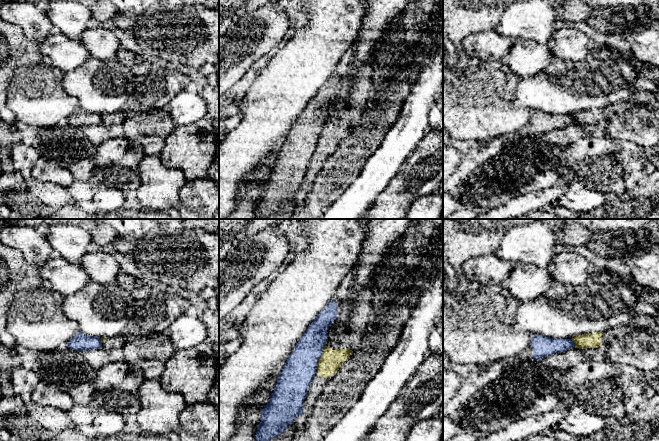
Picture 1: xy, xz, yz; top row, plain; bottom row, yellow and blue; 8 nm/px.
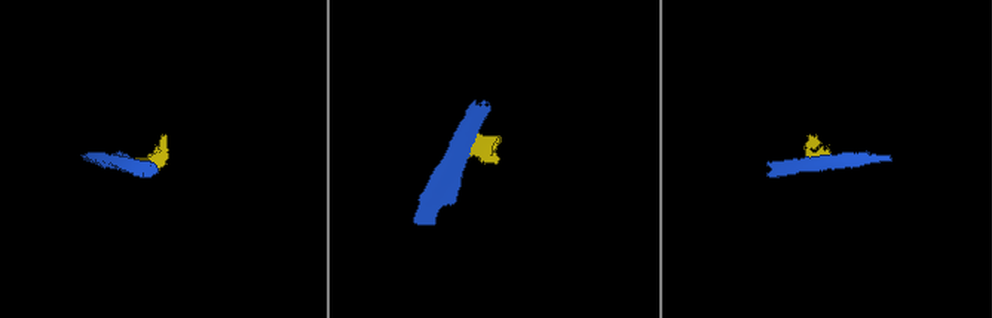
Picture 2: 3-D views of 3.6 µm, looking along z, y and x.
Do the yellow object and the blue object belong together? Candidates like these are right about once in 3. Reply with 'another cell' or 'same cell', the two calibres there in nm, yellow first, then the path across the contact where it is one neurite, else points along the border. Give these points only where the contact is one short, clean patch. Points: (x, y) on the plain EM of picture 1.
another cell; 170 nm thick on the yellow side, 260 nm on the other; border along xz (325, 121), (316, 143)

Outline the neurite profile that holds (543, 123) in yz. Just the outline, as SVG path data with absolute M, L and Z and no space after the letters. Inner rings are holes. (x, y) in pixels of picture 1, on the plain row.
M534 111L530 122L517 132L517 139L540 137L570 124L575 124L575 119L571 115L553 115Z

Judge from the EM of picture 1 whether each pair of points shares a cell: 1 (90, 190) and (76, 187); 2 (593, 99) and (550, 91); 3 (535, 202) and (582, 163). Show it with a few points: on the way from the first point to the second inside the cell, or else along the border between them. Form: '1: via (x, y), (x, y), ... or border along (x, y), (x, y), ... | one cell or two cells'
1: via (87, 190), (79, 190) | one cell
2: via (582, 92), (561, 91) | one cell
3: border along (560, 182), (577, 185) | two cells

